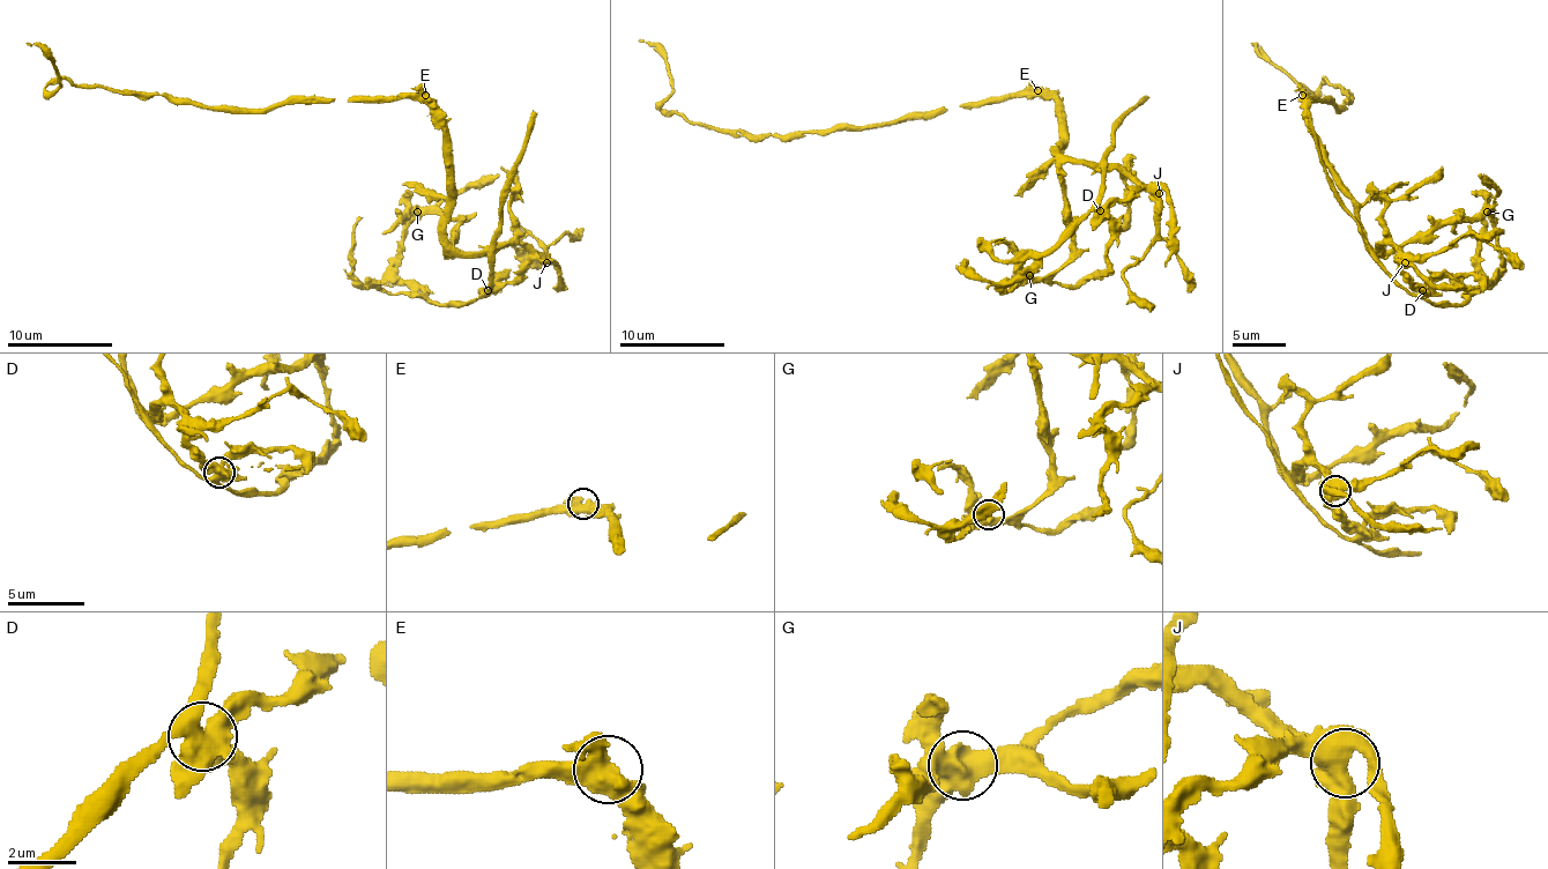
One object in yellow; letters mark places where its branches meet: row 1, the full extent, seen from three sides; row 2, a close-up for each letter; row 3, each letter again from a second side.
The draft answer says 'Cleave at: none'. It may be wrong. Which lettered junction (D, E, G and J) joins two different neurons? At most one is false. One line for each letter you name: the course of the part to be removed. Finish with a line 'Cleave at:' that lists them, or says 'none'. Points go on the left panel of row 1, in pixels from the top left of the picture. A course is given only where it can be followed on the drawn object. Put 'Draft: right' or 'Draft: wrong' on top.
Draft: wrong
D: course (489, 291), (485, 294), (491, 240), (499, 230), (499, 206), (520, 158), (534, 111)
Cleave at: D

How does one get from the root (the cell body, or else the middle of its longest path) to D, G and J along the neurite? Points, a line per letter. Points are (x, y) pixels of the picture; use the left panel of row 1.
D: (422, 103), (430, 109), (446, 142), (446, 238), (462, 251), (483, 251), (489, 257), (489, 291)
G: (422, 103), (430, 109), (446, 142), (448, 251), (459, 222), (444, 214), (417, 212)
J: (422, 103), (430, 109), (430, 117), (444, 132), (446, 142), (446, 238), (462, 251), (522, 243), (546, 262)

